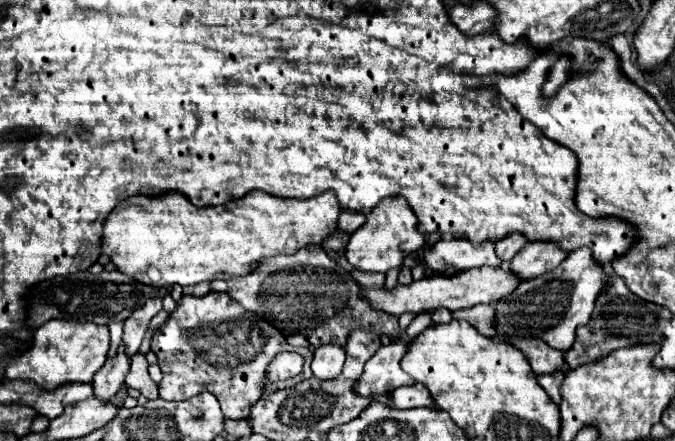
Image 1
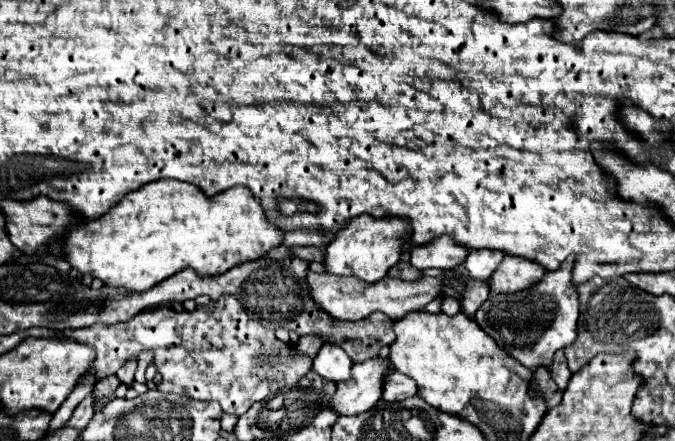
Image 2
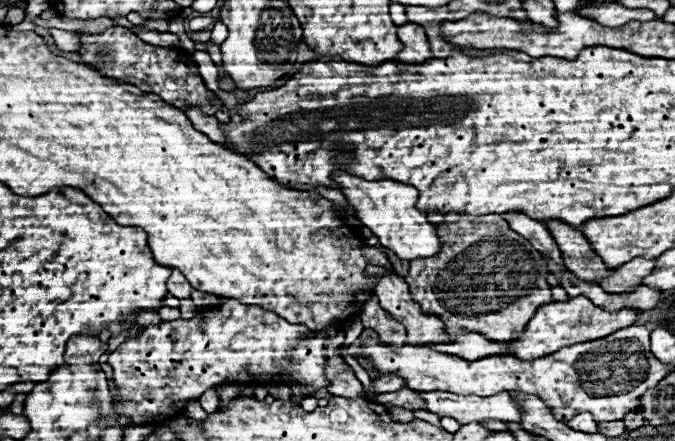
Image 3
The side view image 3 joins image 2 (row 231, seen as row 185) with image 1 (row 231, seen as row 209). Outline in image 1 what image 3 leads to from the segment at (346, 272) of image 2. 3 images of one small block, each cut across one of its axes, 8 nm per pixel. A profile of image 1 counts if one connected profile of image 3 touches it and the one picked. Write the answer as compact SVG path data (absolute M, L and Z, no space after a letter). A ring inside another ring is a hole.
M404 198L382 200L368 216L364 226L360 226L348 240L346 260L362 272L388 272L390 268L400 268L406 254L424 248L426 236L416 230L416 216L408 208Z

